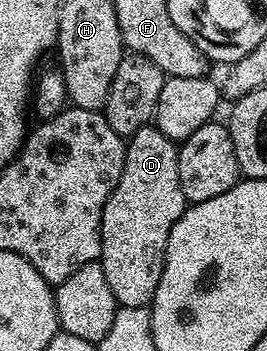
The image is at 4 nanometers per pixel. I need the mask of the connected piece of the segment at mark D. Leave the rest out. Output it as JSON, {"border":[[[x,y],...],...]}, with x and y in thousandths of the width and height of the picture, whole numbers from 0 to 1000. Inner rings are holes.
{"border":[[[573,353],[513,368],[472,419],[472,473],[449,499],[449,521],[419,544],[404,578],[390,578],[375,752],[404,795],[404,818],[419,818],[419,840],[453,875],[539,880],[584,849],[584,818],[614,772],[629,670],[659,624],[674,624],[674,613],[704,590],[697,558],[674,533],[667,430],[670,416]]]}

